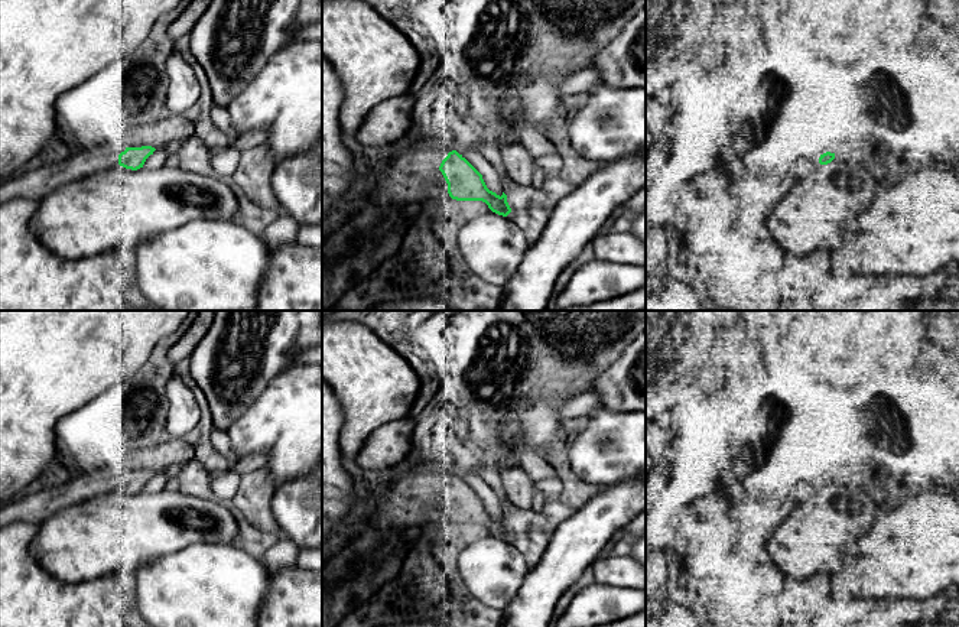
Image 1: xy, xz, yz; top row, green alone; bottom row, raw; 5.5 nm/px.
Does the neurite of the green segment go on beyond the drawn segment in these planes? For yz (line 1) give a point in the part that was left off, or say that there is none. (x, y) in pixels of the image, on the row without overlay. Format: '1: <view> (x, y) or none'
1: none

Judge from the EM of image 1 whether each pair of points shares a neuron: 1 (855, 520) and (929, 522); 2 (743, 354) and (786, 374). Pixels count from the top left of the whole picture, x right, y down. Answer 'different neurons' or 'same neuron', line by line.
1: different neurons
2: different neurons

